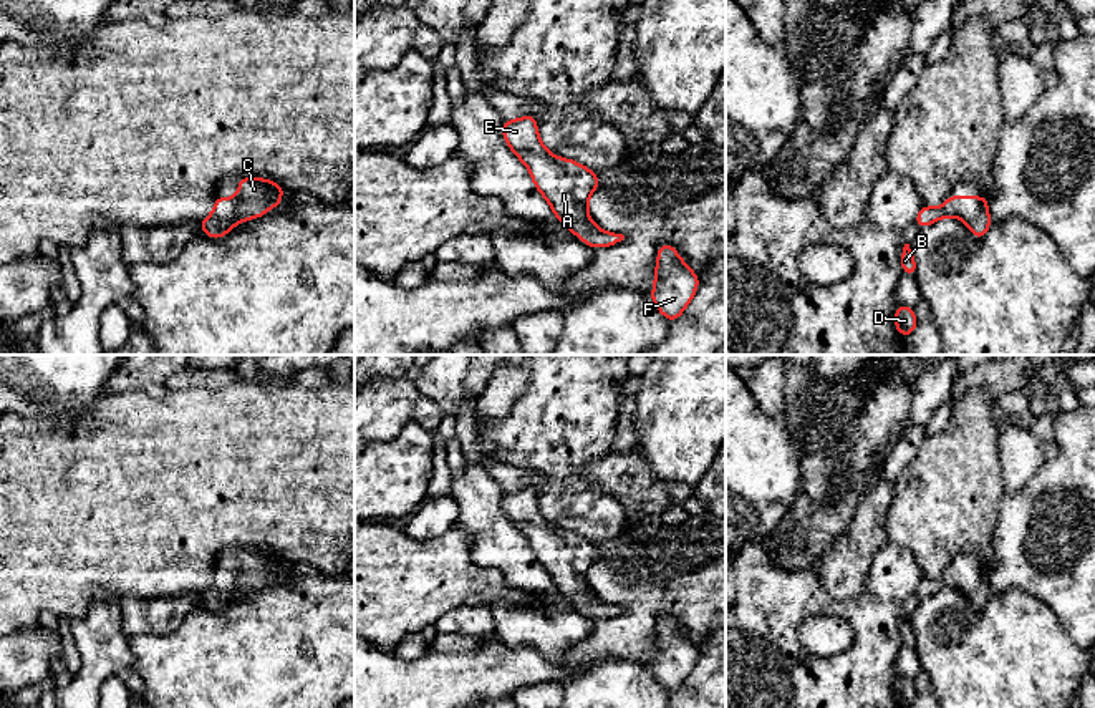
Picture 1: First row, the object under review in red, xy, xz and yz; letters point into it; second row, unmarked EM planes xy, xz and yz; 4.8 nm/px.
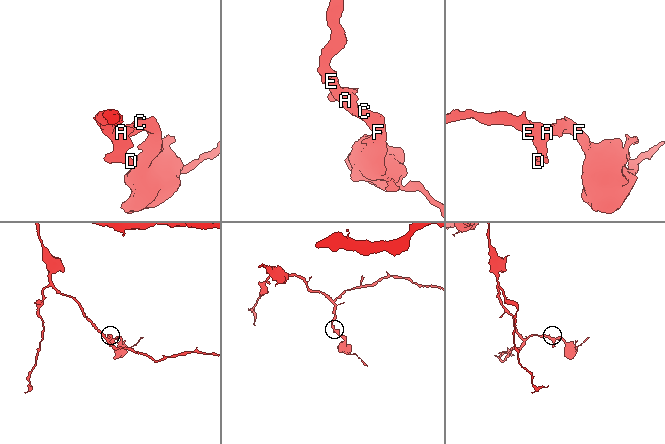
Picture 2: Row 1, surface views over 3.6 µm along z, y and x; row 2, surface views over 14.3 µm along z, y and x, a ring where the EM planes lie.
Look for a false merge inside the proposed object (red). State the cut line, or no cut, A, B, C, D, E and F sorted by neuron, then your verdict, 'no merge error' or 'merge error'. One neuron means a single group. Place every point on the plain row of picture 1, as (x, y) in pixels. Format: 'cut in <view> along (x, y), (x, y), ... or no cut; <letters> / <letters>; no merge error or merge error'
no cut; A B C D E F; no merge error

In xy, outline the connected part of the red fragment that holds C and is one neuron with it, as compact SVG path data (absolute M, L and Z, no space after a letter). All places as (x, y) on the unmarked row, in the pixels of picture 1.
M240 549L237 567L234 570L215 569L212 585L200 592L199 599L209 609L222 610L237 594L258 590L277 579L285 564L280 555L270 550Z

